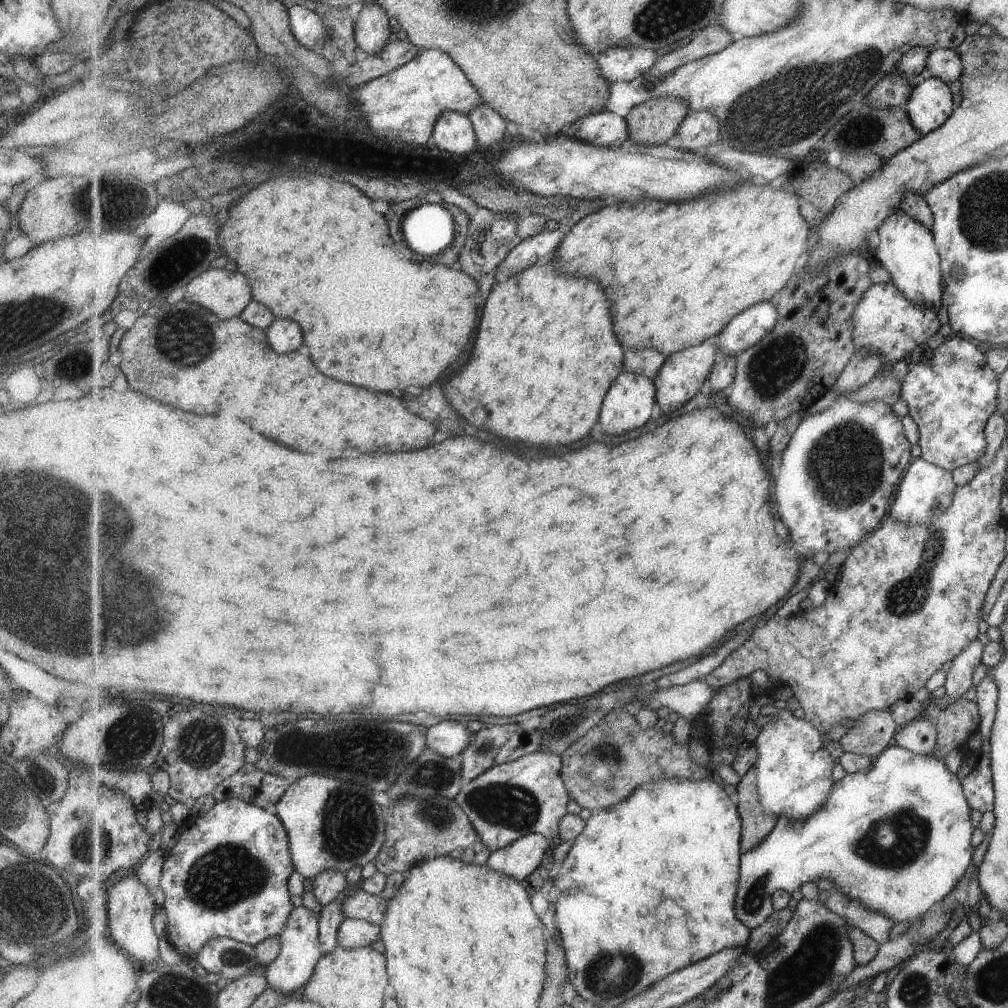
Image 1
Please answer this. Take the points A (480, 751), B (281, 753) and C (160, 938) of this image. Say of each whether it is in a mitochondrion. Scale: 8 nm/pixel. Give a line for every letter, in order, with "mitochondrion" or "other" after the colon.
A: mitochondrion
B: mitochondrion
C: other

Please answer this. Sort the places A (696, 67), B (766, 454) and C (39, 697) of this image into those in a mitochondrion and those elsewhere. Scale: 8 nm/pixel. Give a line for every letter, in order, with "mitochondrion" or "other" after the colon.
A: other
B: other
C: other

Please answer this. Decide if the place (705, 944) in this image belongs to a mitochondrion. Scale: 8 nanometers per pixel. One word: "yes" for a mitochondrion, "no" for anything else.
no

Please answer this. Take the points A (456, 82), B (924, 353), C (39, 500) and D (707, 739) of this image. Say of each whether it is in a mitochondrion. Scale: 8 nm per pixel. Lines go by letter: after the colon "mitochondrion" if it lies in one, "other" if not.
A: other
B: other
C: mitochondrion
D: other

